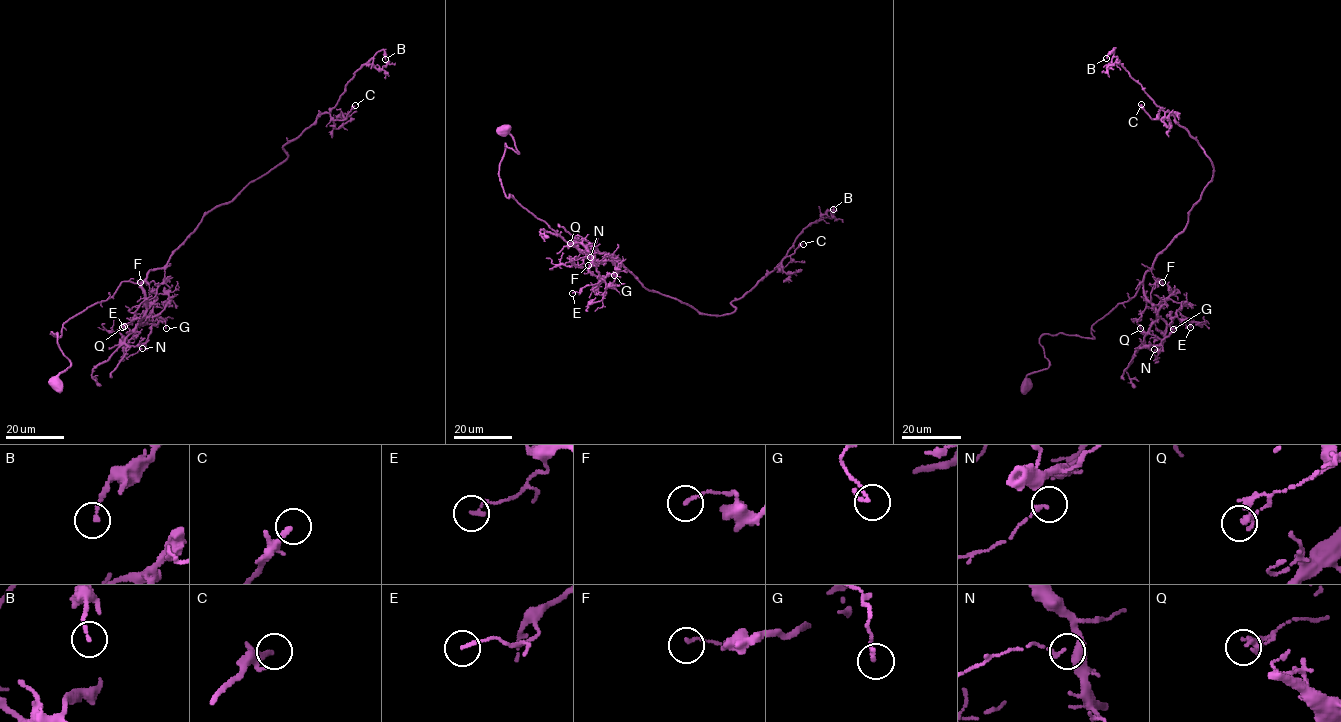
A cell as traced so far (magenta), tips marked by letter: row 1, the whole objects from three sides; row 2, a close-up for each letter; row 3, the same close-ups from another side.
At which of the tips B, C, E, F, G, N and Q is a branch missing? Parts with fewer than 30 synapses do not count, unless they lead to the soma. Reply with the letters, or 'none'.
C

